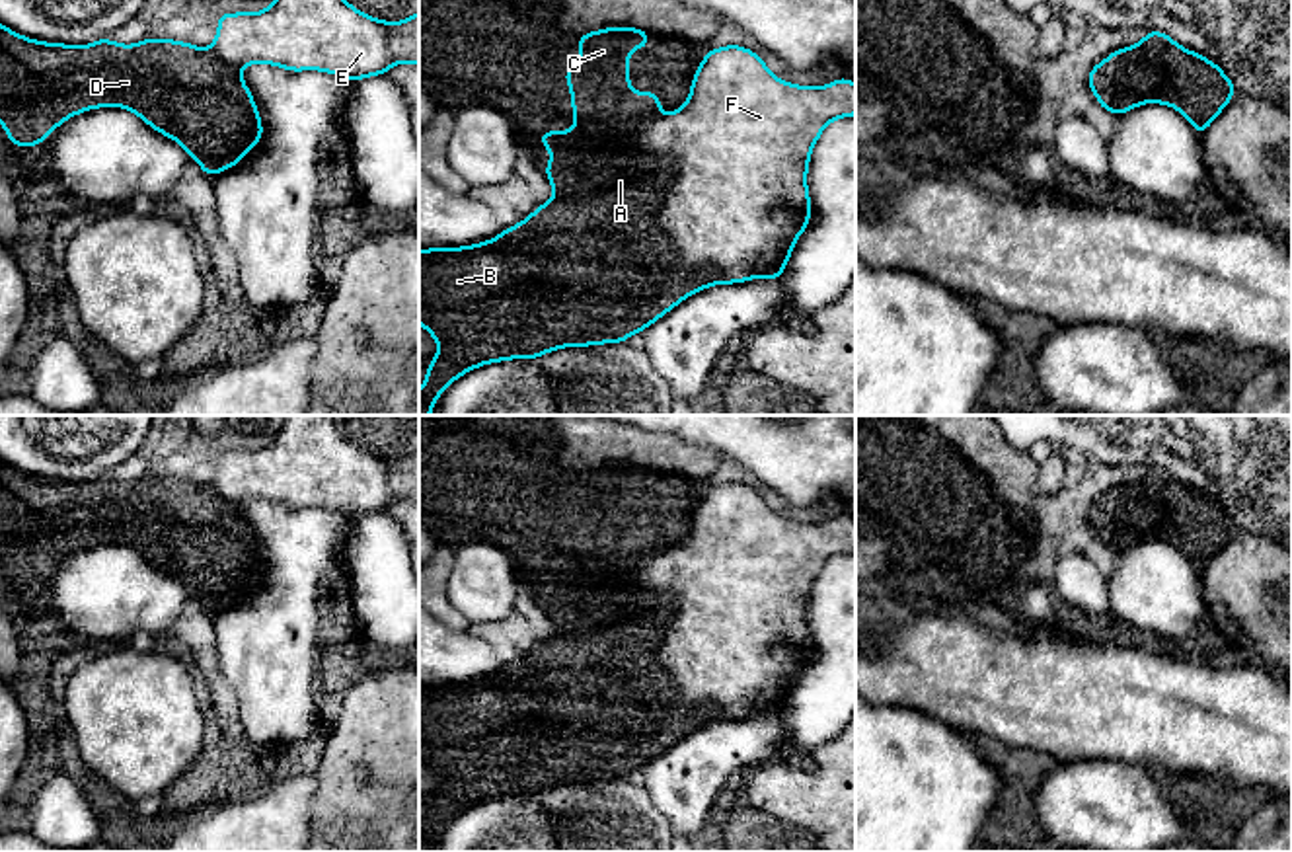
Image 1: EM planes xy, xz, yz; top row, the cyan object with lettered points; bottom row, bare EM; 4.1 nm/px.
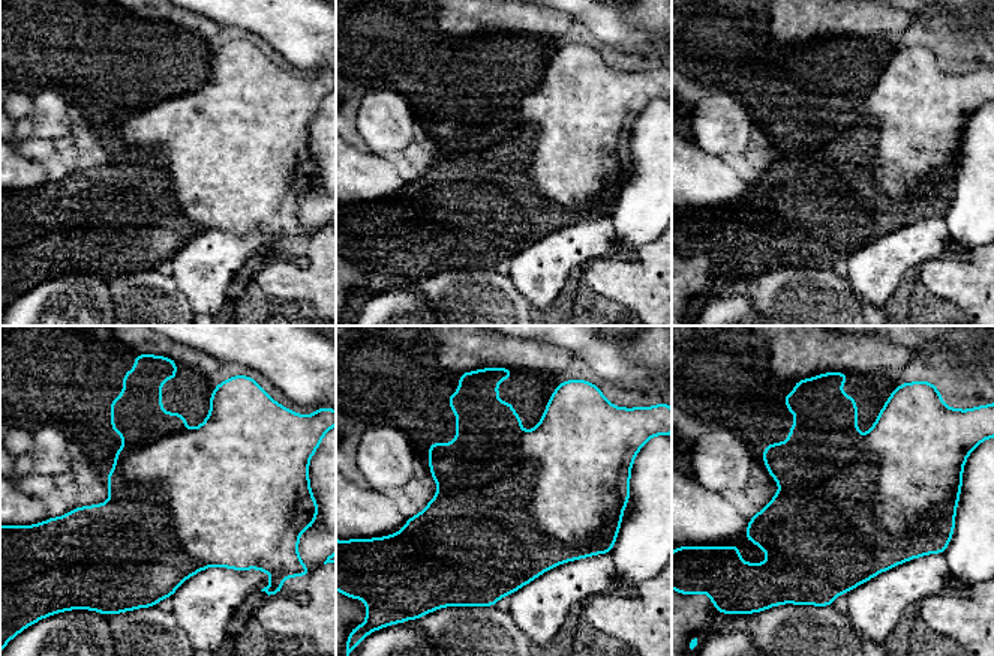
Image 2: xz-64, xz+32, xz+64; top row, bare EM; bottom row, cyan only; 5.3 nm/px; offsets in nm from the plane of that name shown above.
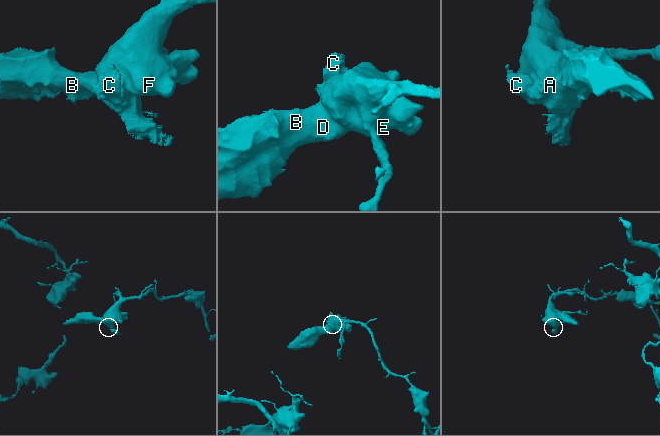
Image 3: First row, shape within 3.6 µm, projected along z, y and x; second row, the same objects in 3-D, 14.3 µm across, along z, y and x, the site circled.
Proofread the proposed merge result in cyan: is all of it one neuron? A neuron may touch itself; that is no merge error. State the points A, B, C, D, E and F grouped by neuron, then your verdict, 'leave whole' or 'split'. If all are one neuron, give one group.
A B C D E F | leave whole

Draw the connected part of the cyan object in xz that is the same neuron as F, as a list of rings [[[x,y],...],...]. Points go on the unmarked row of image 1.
[[[606,464],[579,470],[579,499],[565,505],[565,521],[571,524],[573,567],[542,567],[540,581],[553,589],[544,610],[551,618],[553,636],[538,641],[522,659],[505,665],[497,675],[462,684],[419,686],[419,760],[438,780],[438,790],[427,803],[425,821],[419,825],[419,852],[431,852],[438,833],[462,811],[489,799],[511,795],[538,795],[563,784],[587,784],[600,780],[626,780],[631,770],[645,768],[653,758],[670,749],[684,735],[713,723],[737,721],[750,716],[776,716],[785,708],[797,675],[811,657],[811,632],[807,608],[811,587],[830,558],[855,552],[855,521],[842,513],[820,524],[797,523],[776,515],[764,495],[742,482],[725,482],[705,487],[694,509],[692,526],[684,542],[670,552],[661,550],[661,534],[645,526],[635,530],[629,523],[629,487],[647,485],[649,468],[637,464]]]

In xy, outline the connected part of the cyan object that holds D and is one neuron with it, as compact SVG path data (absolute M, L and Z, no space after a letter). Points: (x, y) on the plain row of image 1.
M285 415L267 446L218 448L210 485L154 474L136 482L119 482L107 474L92 482L45 480L0 460L0 562L10 581L39 583L68 554L95 544L125 544L179 579L210 614L234 604L263 573L255 536L240 511L242 503L257 499L292 509L329 509L351 521L388 511L401 499L419 503L419 448L390 460L353 445L333 415Z

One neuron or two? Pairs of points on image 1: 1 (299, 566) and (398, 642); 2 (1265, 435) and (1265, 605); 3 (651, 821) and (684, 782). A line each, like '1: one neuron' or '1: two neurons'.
1: two neurons
2: two neurons
3: two neurons

